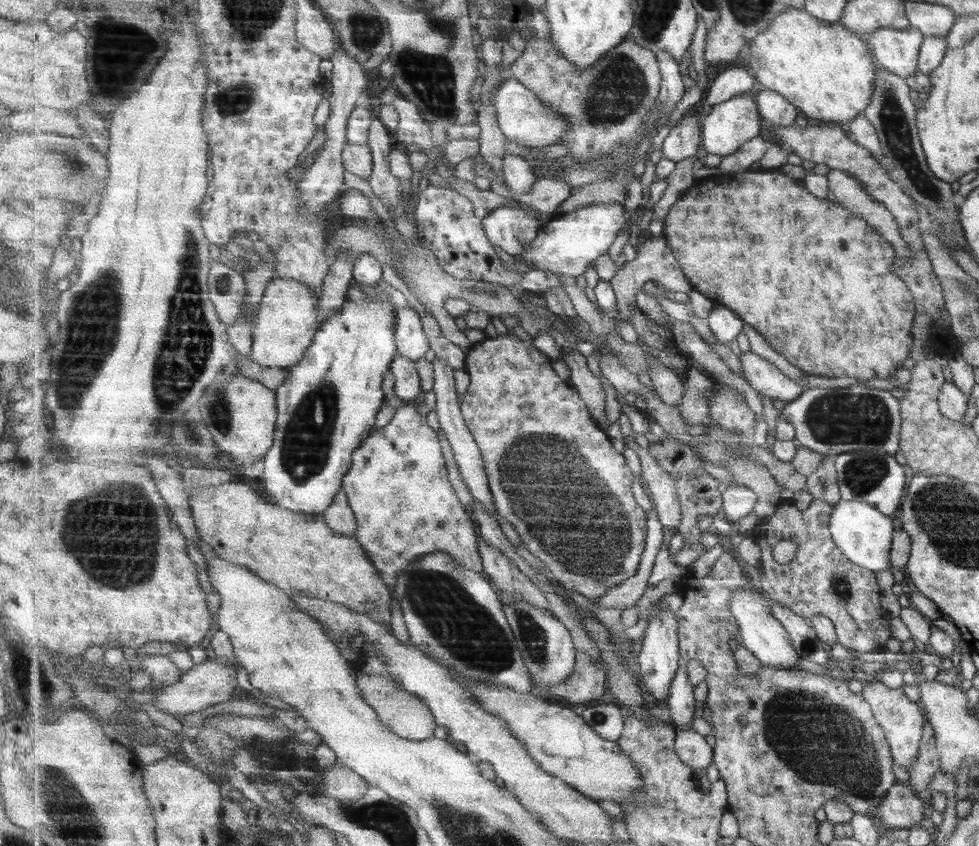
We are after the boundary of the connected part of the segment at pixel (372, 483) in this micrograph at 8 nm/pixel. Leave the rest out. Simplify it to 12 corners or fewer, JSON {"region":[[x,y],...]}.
{"region":[[399,407],[344,476],[391,593],[421,556],[484,574],[438,432]]}

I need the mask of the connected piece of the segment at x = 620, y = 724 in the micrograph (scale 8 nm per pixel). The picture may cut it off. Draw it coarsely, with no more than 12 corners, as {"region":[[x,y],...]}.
{"region":[[613,704],[587,708],[582,717],[602,737],[618,742],[625,714]]}

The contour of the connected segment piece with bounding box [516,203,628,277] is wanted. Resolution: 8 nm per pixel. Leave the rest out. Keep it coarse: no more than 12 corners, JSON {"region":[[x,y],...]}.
{"region":[[589,205],[543,224],[523,258],[583,276],[627,224],[625,205]]}

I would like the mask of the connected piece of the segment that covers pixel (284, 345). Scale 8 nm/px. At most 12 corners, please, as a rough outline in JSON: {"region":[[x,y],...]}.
{"region":[[275,276],[252,327],[252,359],[286,370],[321,329],[320,295]]}

